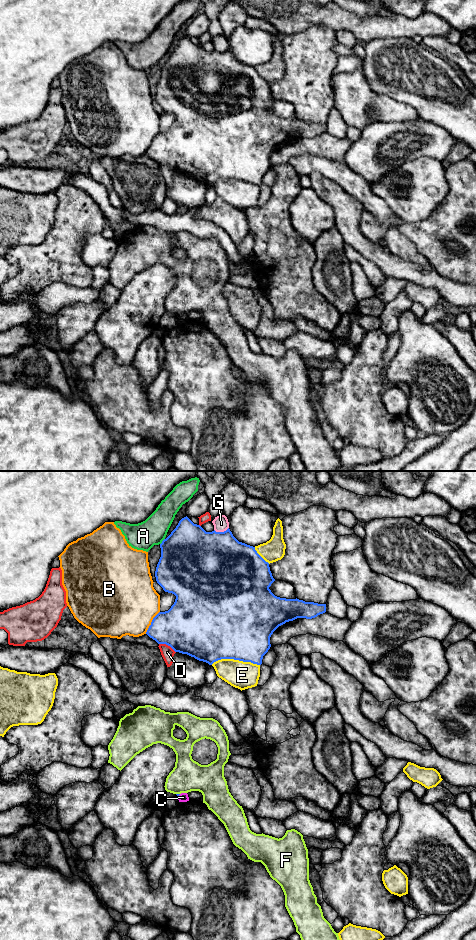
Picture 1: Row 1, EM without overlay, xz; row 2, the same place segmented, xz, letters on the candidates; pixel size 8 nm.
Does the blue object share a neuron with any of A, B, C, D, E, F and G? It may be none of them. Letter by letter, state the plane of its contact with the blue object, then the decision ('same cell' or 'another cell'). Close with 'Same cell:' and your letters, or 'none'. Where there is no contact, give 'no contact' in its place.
A: meets blue in xz; another cell
B: meets blue in xz; another cell
C: no contact; another cell
D: meets blue in xz; another cell
E: meets blue in xz; another cell
F: meets blue in xz; another cell
G: meets blue in xz; another cell
Same cell: none

